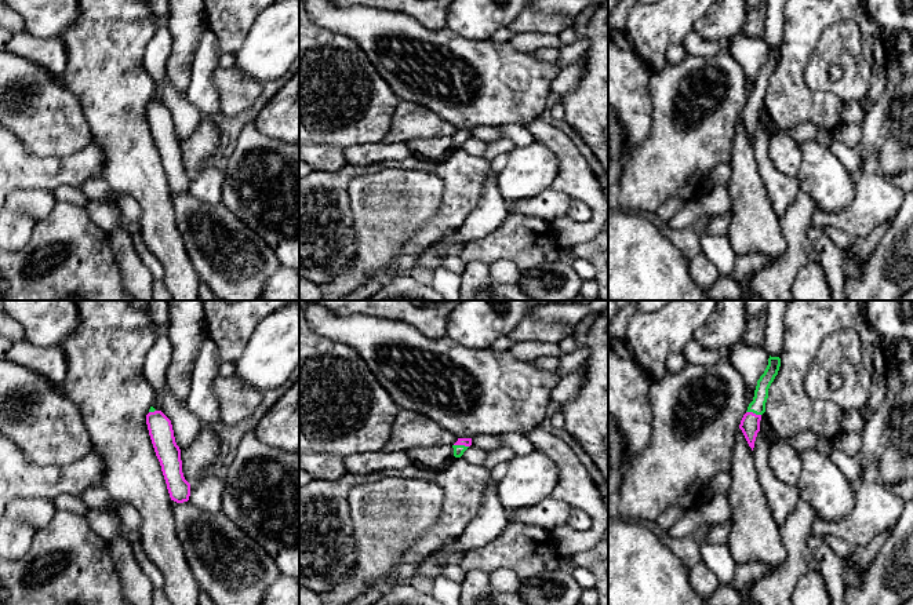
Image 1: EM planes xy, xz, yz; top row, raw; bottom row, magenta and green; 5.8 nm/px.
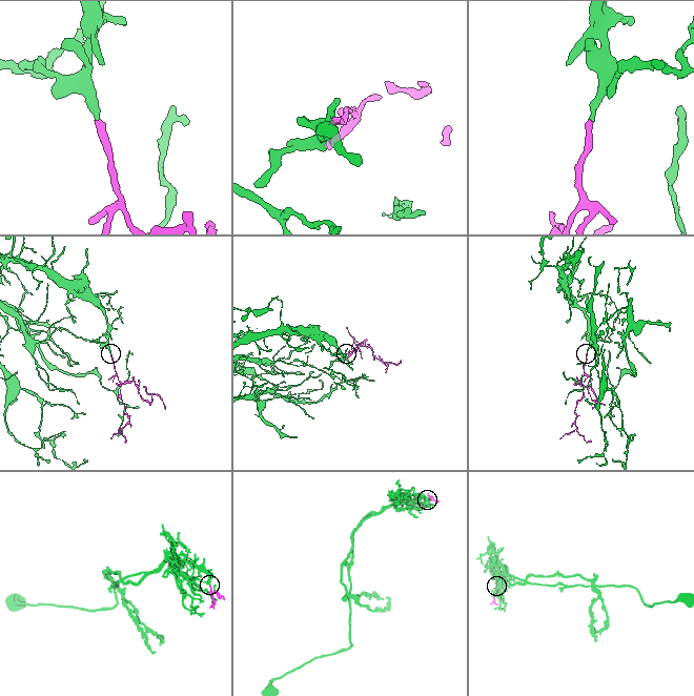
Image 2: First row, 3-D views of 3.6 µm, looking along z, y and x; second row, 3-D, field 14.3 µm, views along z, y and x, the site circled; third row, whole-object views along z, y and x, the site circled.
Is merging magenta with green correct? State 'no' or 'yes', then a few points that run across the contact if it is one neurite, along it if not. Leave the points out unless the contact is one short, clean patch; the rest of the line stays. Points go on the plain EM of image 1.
yes; line xz (461, 132), (461, 135), (458, 141)

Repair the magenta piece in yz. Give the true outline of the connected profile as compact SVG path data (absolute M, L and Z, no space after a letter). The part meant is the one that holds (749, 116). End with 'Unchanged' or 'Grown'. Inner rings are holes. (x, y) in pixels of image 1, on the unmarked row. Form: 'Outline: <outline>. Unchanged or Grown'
Outline: M770 47L768 57L764 65L757 72L753 92L749 95L748 102L739 116L739 120L742 121L752 142L754 139L757 124L760 123L761 106L765 103L768 80L774 73L775 68L778 66L779 58L781 50Z. Grown

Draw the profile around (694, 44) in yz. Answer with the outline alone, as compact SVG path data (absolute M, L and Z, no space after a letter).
M692 30L683 40L687 55L710 57L720 52L731 52L731 39L706 40Z

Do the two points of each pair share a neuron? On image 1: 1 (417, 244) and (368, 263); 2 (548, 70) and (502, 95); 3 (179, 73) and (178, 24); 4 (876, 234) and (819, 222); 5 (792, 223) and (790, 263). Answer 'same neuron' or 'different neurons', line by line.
1: different neurons
2: same neuron
3: same neuron
4: different neurons
5: same neuron

